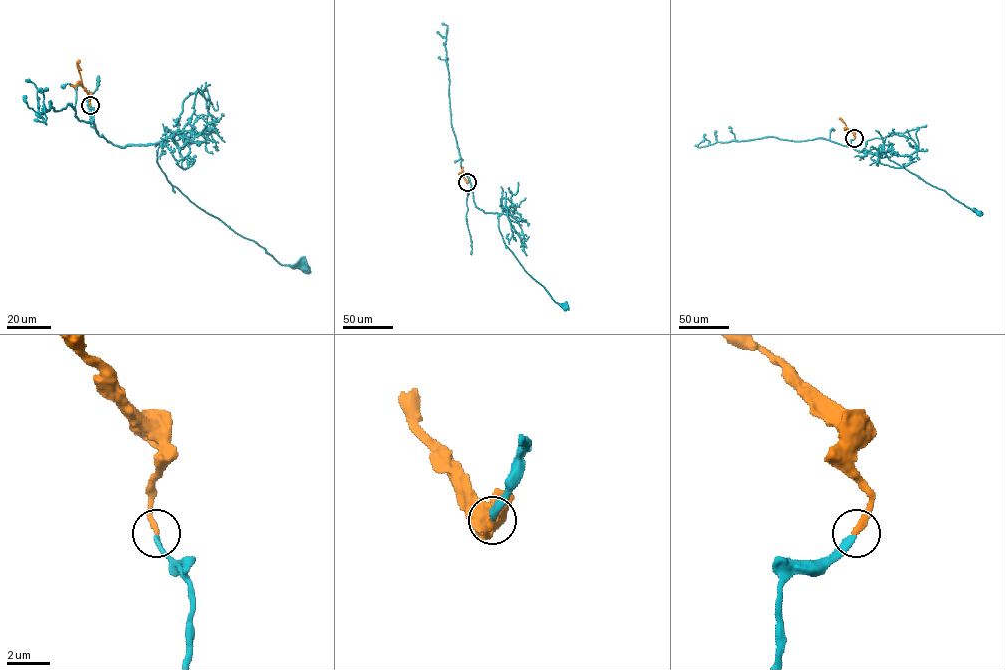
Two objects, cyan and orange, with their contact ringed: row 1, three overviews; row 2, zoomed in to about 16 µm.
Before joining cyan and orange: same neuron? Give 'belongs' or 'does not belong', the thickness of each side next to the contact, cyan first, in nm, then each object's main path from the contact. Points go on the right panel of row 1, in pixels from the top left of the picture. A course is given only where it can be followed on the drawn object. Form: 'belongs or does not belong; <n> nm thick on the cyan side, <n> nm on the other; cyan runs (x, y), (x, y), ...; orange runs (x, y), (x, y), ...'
belongs; 280 nm thick on the cyan side, 280 nm on the other; cyan runs (854, 138), (851, 146), (855, 150), (881, 157), (886, 155), (979, 213); orange runs (854, 138), (839, 118)

